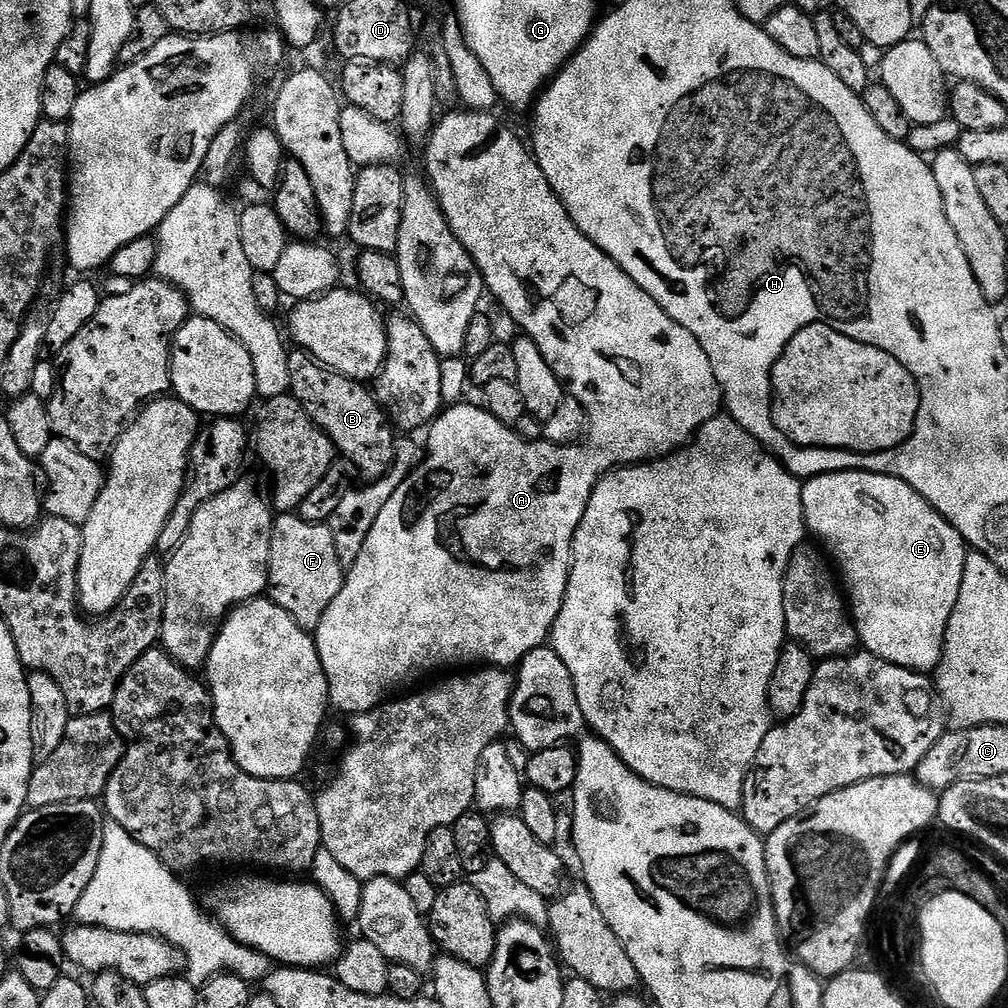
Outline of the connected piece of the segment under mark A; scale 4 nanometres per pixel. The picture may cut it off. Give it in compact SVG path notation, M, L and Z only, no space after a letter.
M452 110L447 114L441 115L435 121L435 127L431 131L431 135L426 140L428 149L424 152L424 168L426 173L427 183L430 185L432 192L435 193L435 198L440 204L441 212L445 216L446 222L450 226L450 230L457 236L458 242L467 250L470 258L475 262L477 270L483 276L485 289L490 293L499 307L504 308L509 312L517 324L519 331L525 336L529 336L536 343L538 350L542 350L542 358L546 358L546 366L550 366L550 370L554 370L554 374L560 379L564 385L567 395L573 396L579 402L588 415L588 427L586 429L586 441L577 442L571 446L561 446L559 444L550 444L547 442L532 442L529 448L511 448L508 444L492 444L492 428L494 424L487 415L479 414L480 416L471 416L468 412L459 412L456 408L445 407L440 415L435 420L431 421L428 432L428 444L426 440L426 451L423 453L422 459L417 464L416 469L404 479L402 486L398 486L398 490L394 490L394 494L390 494L390 502L386 502L386 506L382 506L382 514L378 514L378 518L374 518L374 526L370 526L370 534L366 534L366 542L362 546L362 550L358 554L358 558L347 569L344 577L344 585L338 594L338 598L334 598L334 602L330 602L330 610L326 610L326 614L322 614L322 622L316 628L314 639L316 641L316 649L318 650L318 658L322 662L322 670L324 677L328 683L328 698L333 709L337 708L340 712L348 712L349 717L358 716L362 712L368 712L371 708L377 708L379 704L385 703L386 697L395 690L399 684L407 682L411 676L416 676L419 672L428 672L431 668L444 668L447 664L464 664L460 666L491 666L493 668L511 669L513 666L519 665L521 660L526 658L526 654L530 654L536 648L543 648L549 643L552 635L552 627L558 618L558 614L562 610L562 602L566 594L566 586L568 585L568 575L572 569L572 543L574 542L574 534L578 530L578 526L582 522L582 514L586 514L586 506L590 502L590 494L594 494L594 490L598 486L598 482L603 480L609 472L629 464L646 464L649 460L658 460L662 456L669 456L671 452L677 448L683 448L689 440L695 436L696 432L706 422L710 422L710 418L714 418L721 411L722 397L720 387L714 378L714 370L710 358L706 358L706 350L702 350L702 346L698 346L698 338L694 338L694 334L690 334L690 330L686 330L682 326L678 326L678 322L674 322L674 318L670 318L670 314L666 314L666 310L662 310L662 306L658 306L658 302L654 302L654 298L650 298L650 294L646 294L646 290L642 290L642 286L638 286L638 282L634 282L634 278L627 276L622 269L598 246L594 246L594 242L590 242L590 238L586 238L586 234L582 234L582 230L578 230L578 226L574 226L574 222L570 218L570 214L566 210L566 206L562 206L562 202L558 198L558 194L554 194L554 190L550 186L550 182L546 182L546 174L542 174L542 170L538 166L535 155L530 151L529 145L524 144L499 120L498 117L492 116L491 111L473 112L471 110Z

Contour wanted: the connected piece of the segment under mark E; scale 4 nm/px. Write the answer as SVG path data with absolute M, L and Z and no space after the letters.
M855 470L851 472L827 472L824 476L805 479L803 486L804 527L811 535L813 532L824 543L825 549L823 548L823 551L830 557L831 563L842 581L842 588L846 593L847 603L850 605L852 623L856 626L856 635L863 651L869 652L871 656L882 658L891 664L908 668L911 672L935 673L942 658L946 626L950 622L950 614L954 614L954 602L958 602L958 594L962 590L962 570L966 570L966 558L970 551L968 545L964 543L964 539L958 534L958 530L954 530L954 526L950 526L950 522L946 522L946 518L938 515L928 505L926 498L922 498L922 494L915 492L906 482L886 474L857 472Z

